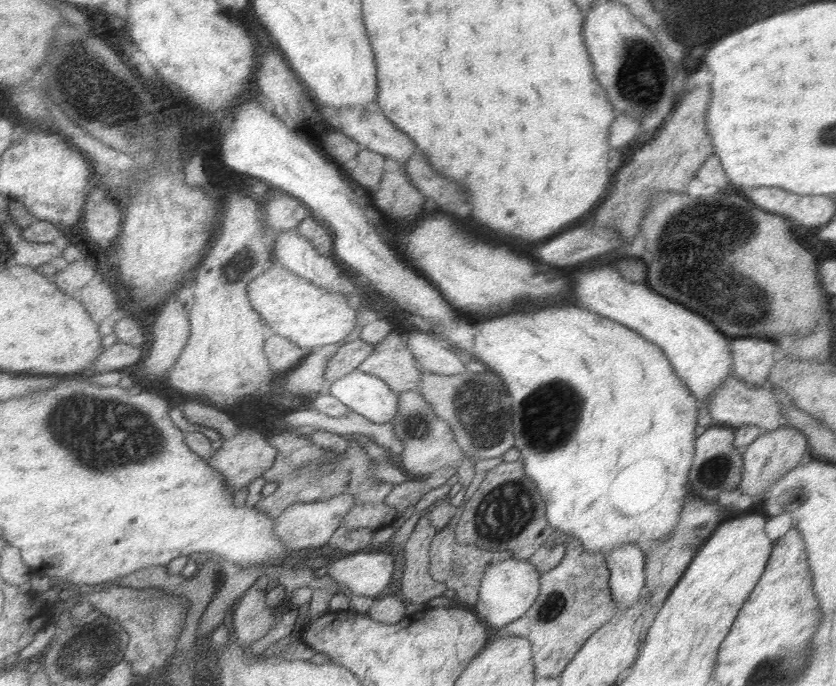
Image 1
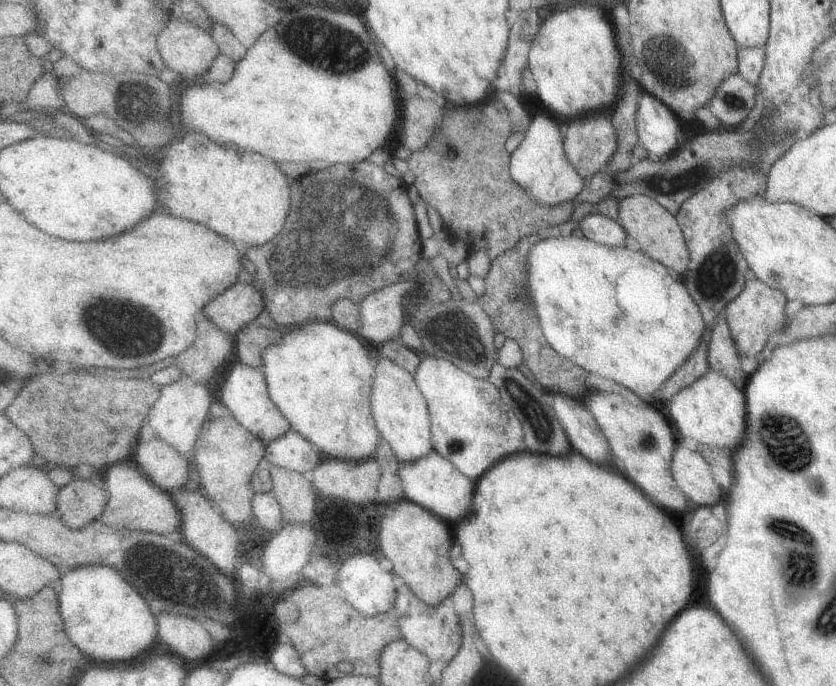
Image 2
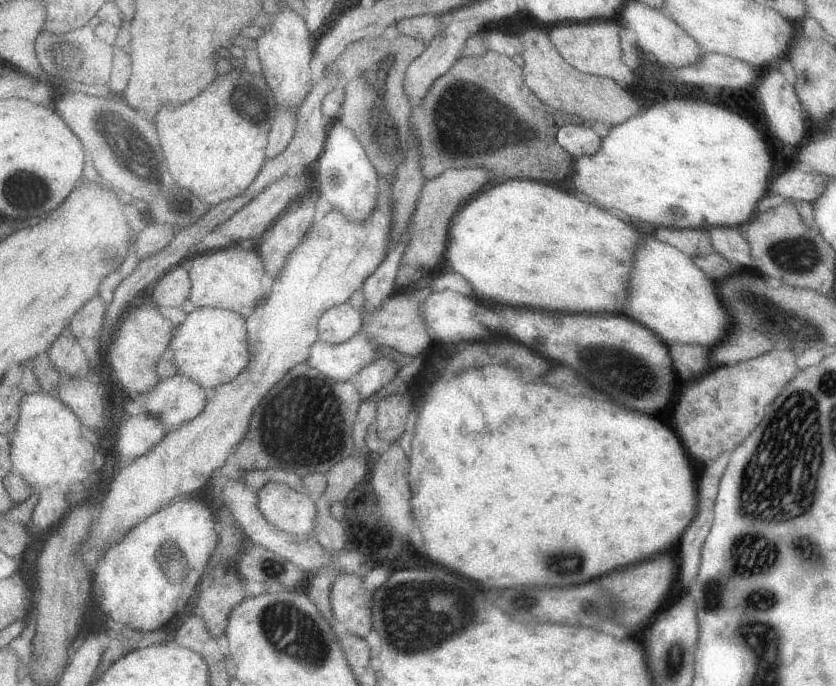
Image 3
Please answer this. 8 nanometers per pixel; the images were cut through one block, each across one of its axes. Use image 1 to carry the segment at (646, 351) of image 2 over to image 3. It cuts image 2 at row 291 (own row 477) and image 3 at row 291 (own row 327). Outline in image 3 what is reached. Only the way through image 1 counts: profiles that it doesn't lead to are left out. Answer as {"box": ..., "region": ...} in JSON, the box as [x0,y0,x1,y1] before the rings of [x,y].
{"box":[447,180,641,314],"region":[[[507,180],[503,184],[493,186],[487,192],[481,192],[473,200],[467,200],[463,210],[455,216],[455,220],[449,226],[449,250],[447,250],[447,262],[453,266],[455,274],[465,276],[475,292],[481,296],[481,302],[505,302],[505,304],[517,304],[517,306],[531,306],[531,308],[543,308],[543,310],[555,310],[555,312],[583,312],[583,314],[617,314],[621,302],[627,296],[629,286],[629,274],[633,264],[633,254],[637,248],[637,240],[641,240],[641,234],[637,232],[637,226],[633,222],[627,222],[623,216],[607,212],[595,204],[585,204],[577,200],[575,196],[569,196],[567,190],[545,184],[537,180]]]}

